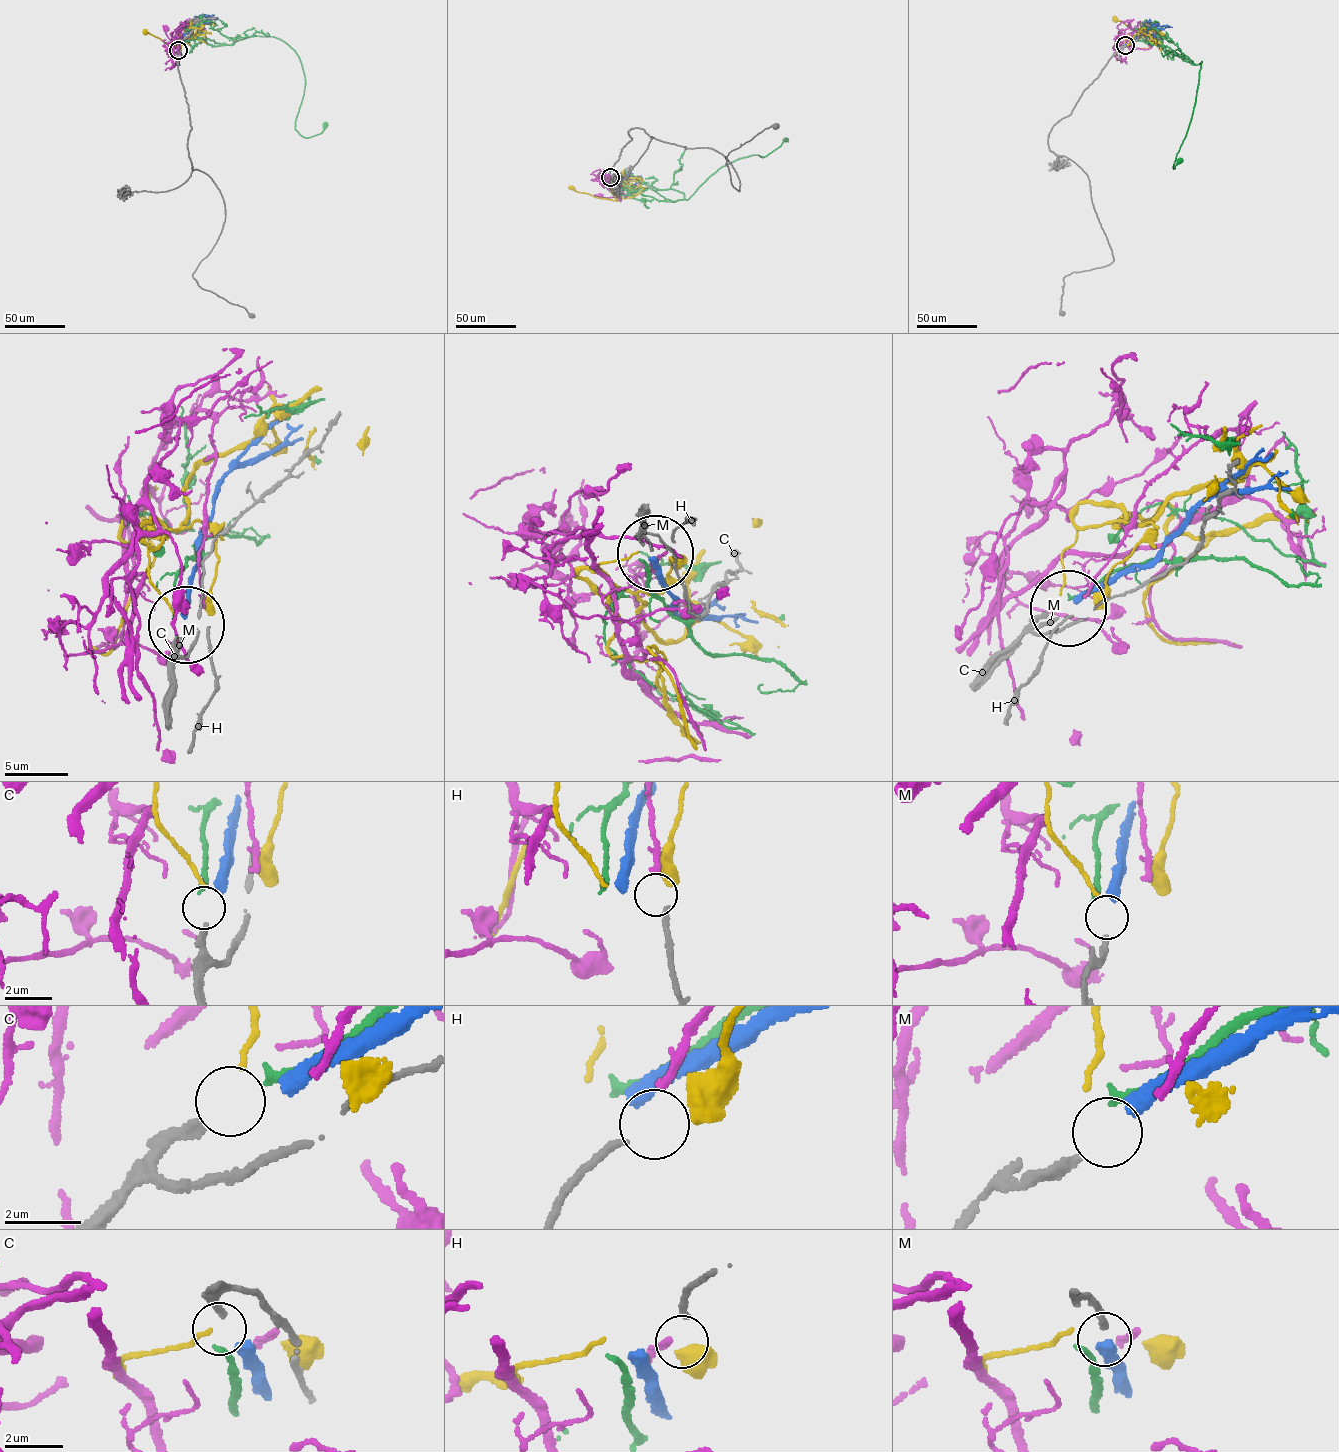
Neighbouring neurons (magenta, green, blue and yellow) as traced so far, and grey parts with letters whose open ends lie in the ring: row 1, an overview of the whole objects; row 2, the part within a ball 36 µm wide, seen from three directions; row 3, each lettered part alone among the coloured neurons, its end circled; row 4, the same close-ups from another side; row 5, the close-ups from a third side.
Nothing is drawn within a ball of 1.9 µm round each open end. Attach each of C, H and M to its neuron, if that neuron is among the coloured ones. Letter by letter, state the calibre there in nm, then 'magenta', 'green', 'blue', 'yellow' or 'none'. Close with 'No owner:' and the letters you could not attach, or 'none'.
C: calibre 240 nm; none
H: calibre 200 nm; magenta
M: calibre 240 nm; blue
No owner: C

